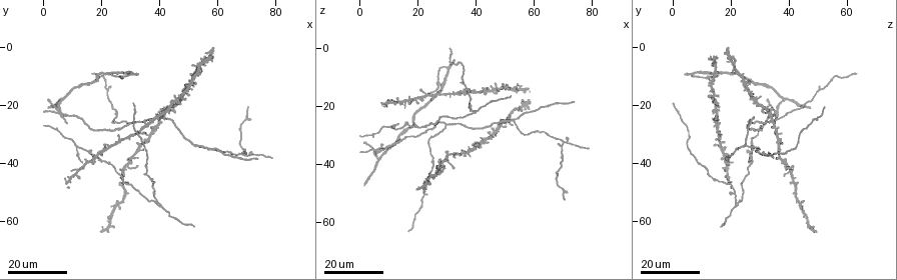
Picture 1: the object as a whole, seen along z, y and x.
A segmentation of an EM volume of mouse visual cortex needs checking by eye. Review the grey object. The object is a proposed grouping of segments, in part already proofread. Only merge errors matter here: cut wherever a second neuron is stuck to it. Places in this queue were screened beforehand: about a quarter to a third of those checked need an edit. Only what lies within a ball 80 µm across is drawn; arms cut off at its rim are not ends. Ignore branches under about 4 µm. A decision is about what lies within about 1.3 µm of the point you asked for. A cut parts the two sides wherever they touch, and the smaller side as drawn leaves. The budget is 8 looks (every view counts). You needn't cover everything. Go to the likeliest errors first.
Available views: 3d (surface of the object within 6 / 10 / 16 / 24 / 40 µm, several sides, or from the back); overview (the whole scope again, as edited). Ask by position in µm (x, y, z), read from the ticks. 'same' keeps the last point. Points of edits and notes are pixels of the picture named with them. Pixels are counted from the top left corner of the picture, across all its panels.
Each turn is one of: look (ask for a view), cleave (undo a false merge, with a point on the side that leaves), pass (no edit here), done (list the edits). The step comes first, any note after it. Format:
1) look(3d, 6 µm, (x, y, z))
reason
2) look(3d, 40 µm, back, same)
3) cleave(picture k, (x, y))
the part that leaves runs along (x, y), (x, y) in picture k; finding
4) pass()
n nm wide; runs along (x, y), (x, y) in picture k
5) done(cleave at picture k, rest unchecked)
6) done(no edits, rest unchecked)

look(3d, 24 µm, (5, 22, 35))
four-way junction

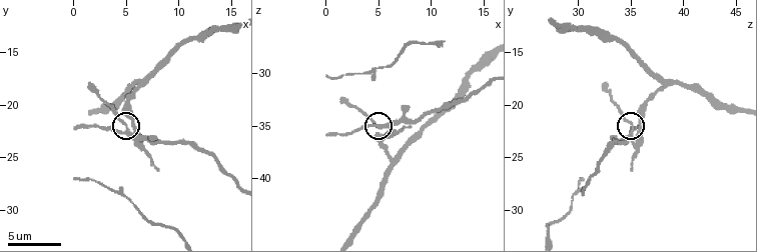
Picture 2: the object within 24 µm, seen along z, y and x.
look(3d, 6 µm, (5.2, 22.8, 35.0))
zoom in

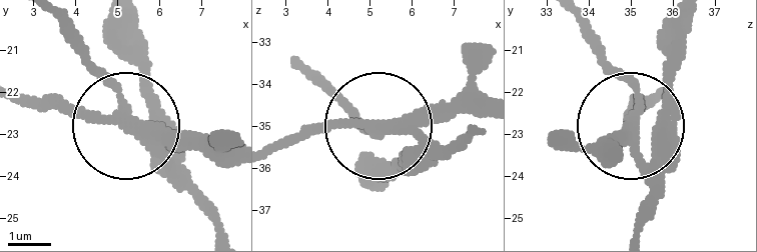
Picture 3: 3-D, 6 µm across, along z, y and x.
cleave(picture 3, (179, 171))
290 nm wide; the part that leaves runs along (140, 121), (154, 93), (136, 17) in picture 3; two neurons meet here

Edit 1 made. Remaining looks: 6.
look(3d, 16 µm, (70, 37, 33))
looks like a crossing

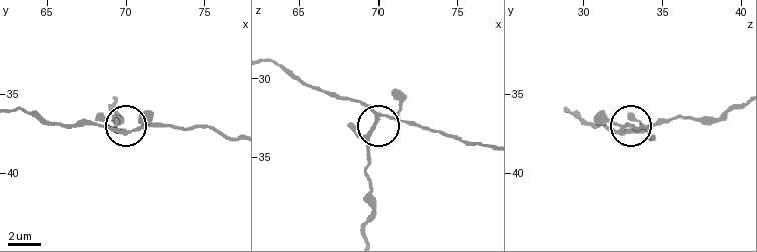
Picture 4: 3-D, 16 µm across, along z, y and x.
look(3d, 6 µm, (70.0, 37.5, 32.4))
zoom in

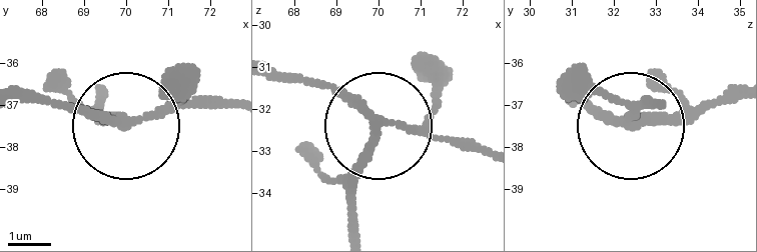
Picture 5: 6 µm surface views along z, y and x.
pass()
210 nm wide; runs along (24, 99), (121, 120), (228, 110) in picture 5; continuous, no second neuron

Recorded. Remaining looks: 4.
look(3d, 16 µm, (40, 55, 21))
three arms meet

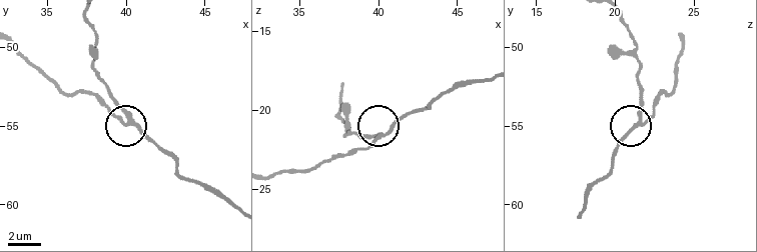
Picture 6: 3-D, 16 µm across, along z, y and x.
look(3d, 10 µm, (40.0, 54.2, 21.5))

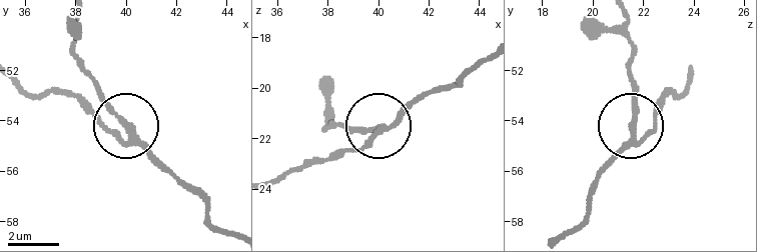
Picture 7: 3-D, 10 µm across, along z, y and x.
pass()
side arm 17 µm; runs along (689, 69), (650, 127), (633, 129), (600, 170) in picture 7; one neuron here

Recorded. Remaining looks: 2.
look(3d, 16 µm, (16, 40, 19))
four or more arms meet

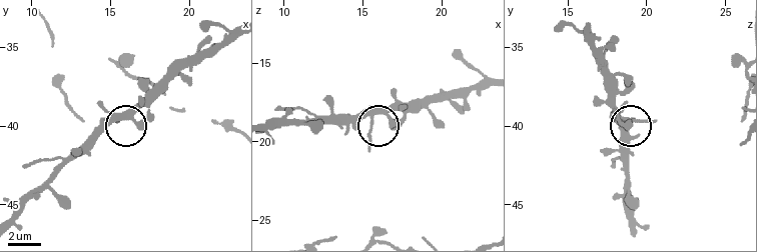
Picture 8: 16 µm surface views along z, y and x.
look(3d, 10 µm, (15.5, 39.6, 18.7))

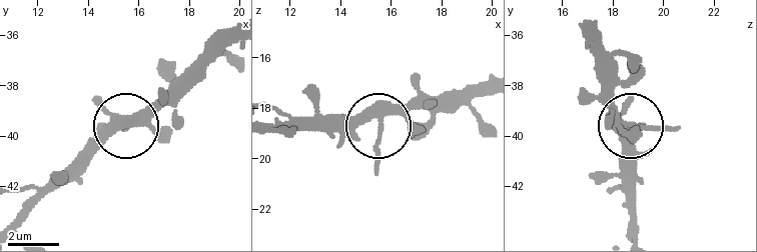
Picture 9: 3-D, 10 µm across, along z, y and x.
pass()
runs along (485, 86), (420, 99), (379, 121), (318, 119) in picture 9; one neuron here

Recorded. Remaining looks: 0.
done(cleave at picture 3, rest unchecked)

